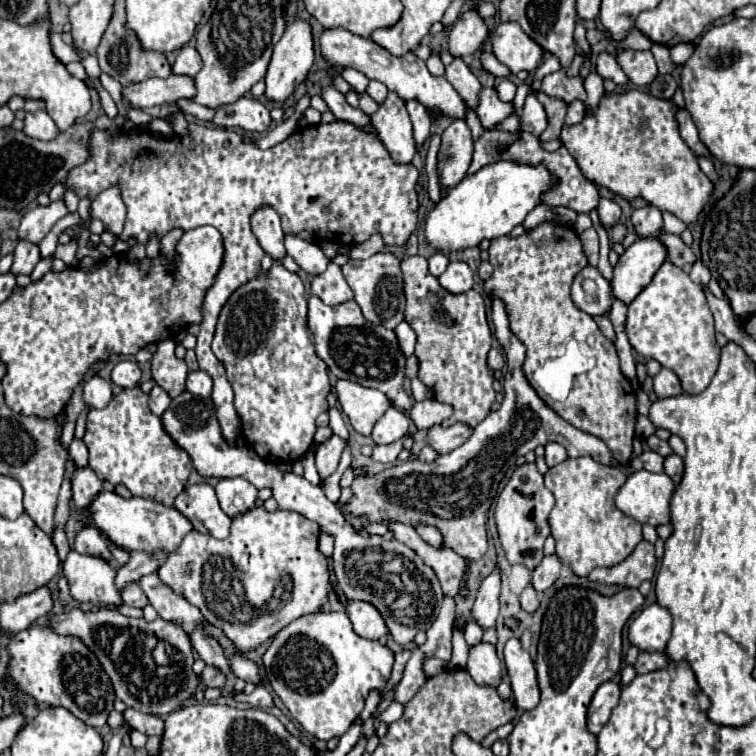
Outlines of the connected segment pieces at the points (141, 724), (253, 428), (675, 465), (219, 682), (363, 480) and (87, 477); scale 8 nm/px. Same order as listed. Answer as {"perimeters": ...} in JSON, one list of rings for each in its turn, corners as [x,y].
{"perimeters":[[[[126,709],[124,711],[124,719],[128,721],[128,725],[144,735],[162,735],[164,733],[164,721],[156,715],[148,715],[148,713],[140,713],[136,709]]],[[[274,263],[268,273],[260,273],[250,283],[238,287],[218,317],[216,335],[212,341],[214,355],[222,361],[228,381],[234,389],[234,407],[242,421],[244,441],[258,453],[262,459],[272,463],[296,461],[300,459],[314,443],[316,417],[328,411],[328,393],[330,379],[328,367],[314,353],[314,343],[306,325],[306,293],[300,277]]],[[[678,455],[666,457],[666,461],[664,461],[664,473],[678,485],[680,479],[682,479],[682,473],[684,473],[684,461],[682,461],[682,457],[678,457]]],[[[204,667],[204,671],[200,673],[200,679],[202,679],[202,685],[218,687],[218,689],[222,689],[226,683],[226,677],[218,675],[218,671],[214,671],[214,667]]],[[[500,299],[492,303],[492,321],[496,327],[496,339],[506,351],[508,365],[508,373],[504,377],[502,407],[496,413],[490,413],[482,423],[478,423],[472,435],[466,439],[466,443],[462,443],[448,455],[434,459],[434,463],[418,463],[418,459],[408,459],[376,475],[356,477],[350,485],[352,497],[344,505],[344,509],[348,515],[358,517],[364,527],[368,523],[388,521],[398,521],[410,527],[432,525],[442,533],[442,547],[452,549],[464,559],[476,561],[488,549],[484,529],[486,511],[498,495],[500,481],[512,467],[516,467],[518,455],[526,455],[528,451],[534,451],[538,445],[556,441],[566,447],[568,457],[590,455],[594,461],[608,467],[628,467],[630,461],[642,453],[642,439],[635,438],[632,455],[622,465],[614,461],[610,449],[604,445],[602,439],[572,427],[554,411],[550,411],[550,407],[542,403],[542,399],[536,395],[536,391],[530,387],[530,383],[526,383],[526,377],[522,375],[522,359],[526,355],[526,347],[508,329],[504,303]]],[[[76,467],[72,473],[72,501],[76,507],[86,507],[94,495],[102,491],[102,481],[96,477],[96,473],[90,467]]]]}

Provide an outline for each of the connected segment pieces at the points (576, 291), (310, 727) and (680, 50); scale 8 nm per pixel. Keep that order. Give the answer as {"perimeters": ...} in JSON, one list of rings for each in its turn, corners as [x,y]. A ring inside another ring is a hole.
{"perimeters":[[[[588,265],[576,275],[572,283],[572,301],[580,311],[592,317],[606,315],[612,307],[612,299],[612,287],[596,267]]],[[[344,611],[332,613],[312,613],[304,615],[290,625],[286,625],[280,633],[274,635],[272,645],[264,653],[264,669],[270,687],[290,709],[292,717],[316,739],[328,741],[332,737],[342,737],[356,717],[364,709],[364,701],[370,691],[382,691],[390,679],[394,665],[394,653],[380,645],[378,641],[358,637]]],[[[680,43],[680,45],[674,45],[674,47],[670,49],[672,61],[678,63],[678,65],[682,65],[682,63],[688,61],[688,57],[692,55],[692,51],[694,51],[694,45],[692,45],[692,43]]]]}

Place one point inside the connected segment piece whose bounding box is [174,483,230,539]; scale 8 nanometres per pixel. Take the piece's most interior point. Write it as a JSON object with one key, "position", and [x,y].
{"position":[199,502]}

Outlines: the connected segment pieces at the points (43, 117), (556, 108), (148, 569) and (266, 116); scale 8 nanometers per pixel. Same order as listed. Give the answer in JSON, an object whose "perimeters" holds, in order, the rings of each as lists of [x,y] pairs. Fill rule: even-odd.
{"perimeters":[[[[46,111],[26,113],[22,131],[32,139],[42,139],[42,141],[50,141],[50,139],[54,139],[58,135],[58,127],[56,127],[56,123],[50,119],[50,115]]],[[[536,91],[536,97],[538,97],[538,101],[546,107],[546,113],[548,113],[548,129],[546,129],[538,139],[540,139],[540,141],[558,139],[560,129],[562,129],[562,125],[564,125],[564,117],[566,117],[566,103],[560,101],[560,99],[548,97],[548,95],[542,93],[542,91]]],[[[132,551],[126,565],[118,567],[116,571],[116,589],[122,591],[128,583],[138,583],[144,575],[156,573],[162,565],[162,555],[142,555],[140,551]]],[[[244,95],[236,103],[218,107],[212,123],[216,127],[240,127],[246,133],[264,133],[270,127],[272,119],[270,111],[258,99]]]]}

